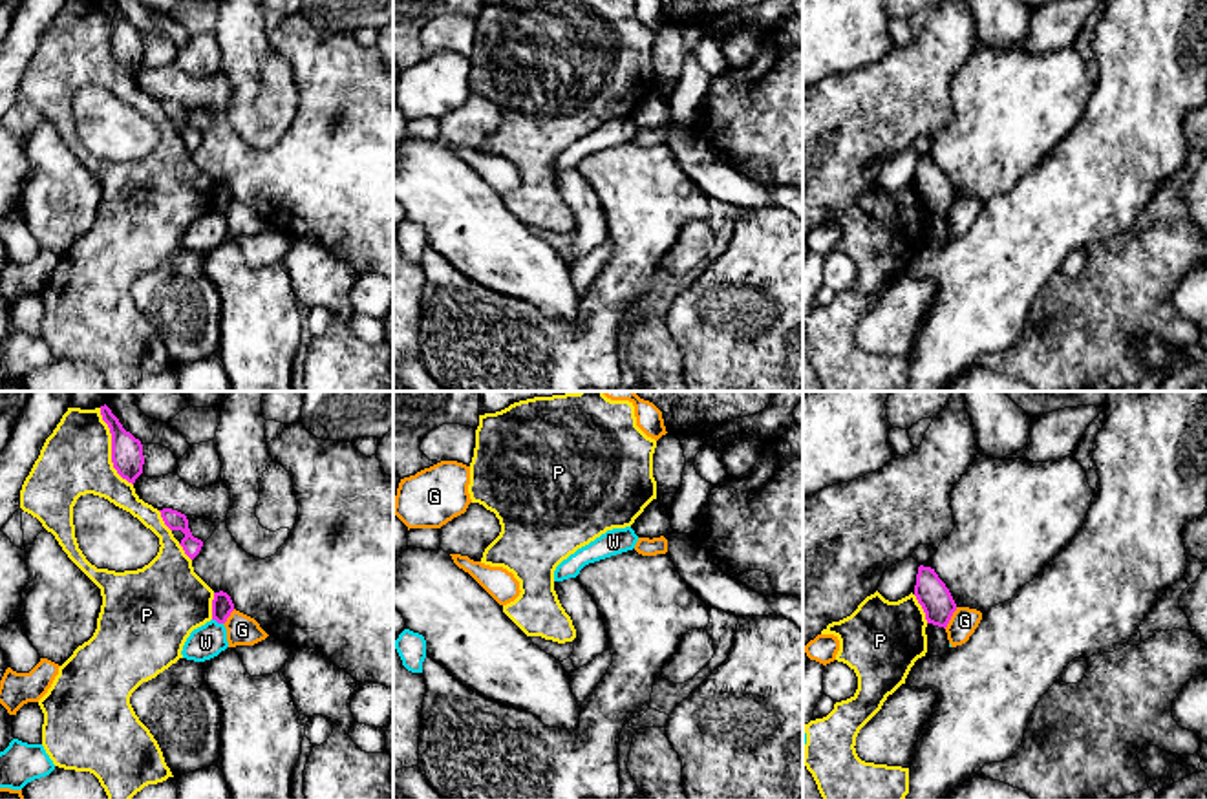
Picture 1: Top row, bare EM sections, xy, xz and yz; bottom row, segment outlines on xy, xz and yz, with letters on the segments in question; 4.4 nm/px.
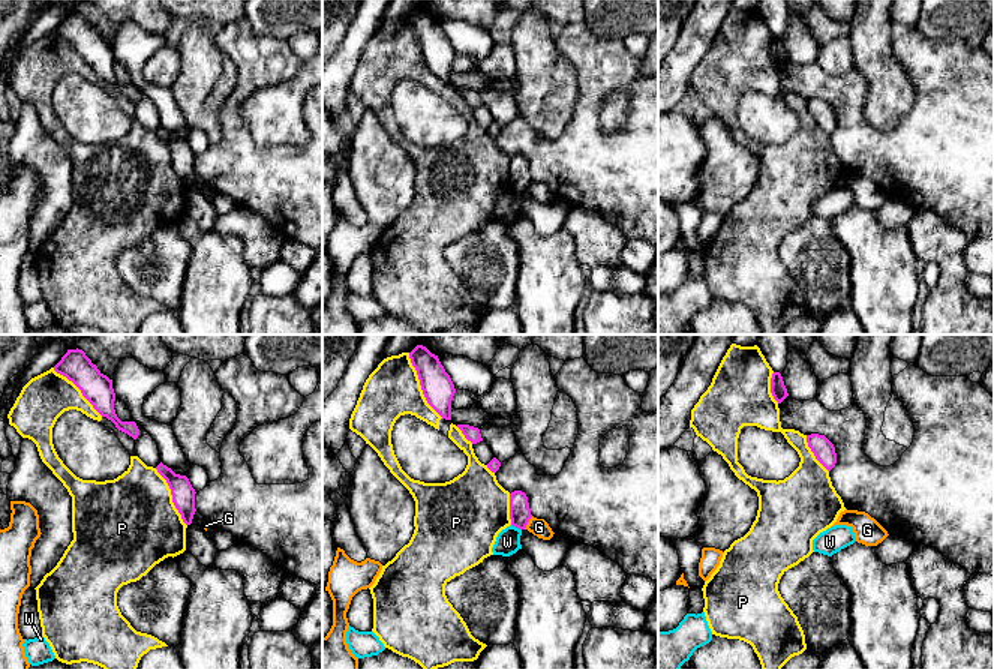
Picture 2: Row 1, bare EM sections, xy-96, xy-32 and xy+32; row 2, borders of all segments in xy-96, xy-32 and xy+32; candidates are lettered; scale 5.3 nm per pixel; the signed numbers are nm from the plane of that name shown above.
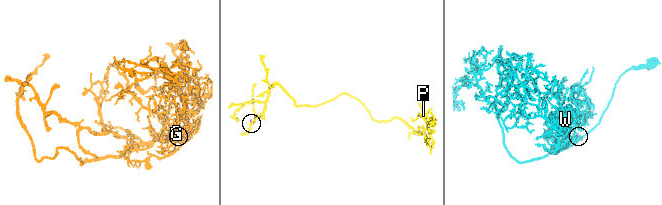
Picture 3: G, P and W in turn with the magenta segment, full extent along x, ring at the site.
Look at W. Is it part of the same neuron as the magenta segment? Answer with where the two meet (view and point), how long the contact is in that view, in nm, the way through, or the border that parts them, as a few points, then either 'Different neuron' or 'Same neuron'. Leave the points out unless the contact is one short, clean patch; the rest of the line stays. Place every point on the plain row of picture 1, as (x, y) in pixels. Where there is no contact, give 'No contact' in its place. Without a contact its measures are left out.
Touches magenta at xy (218, 213). Shared border 50 nm. Boundary: xy (213, 209), (222, 214). Different neuron

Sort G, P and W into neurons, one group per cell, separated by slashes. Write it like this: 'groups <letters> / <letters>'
groups G / P / W

